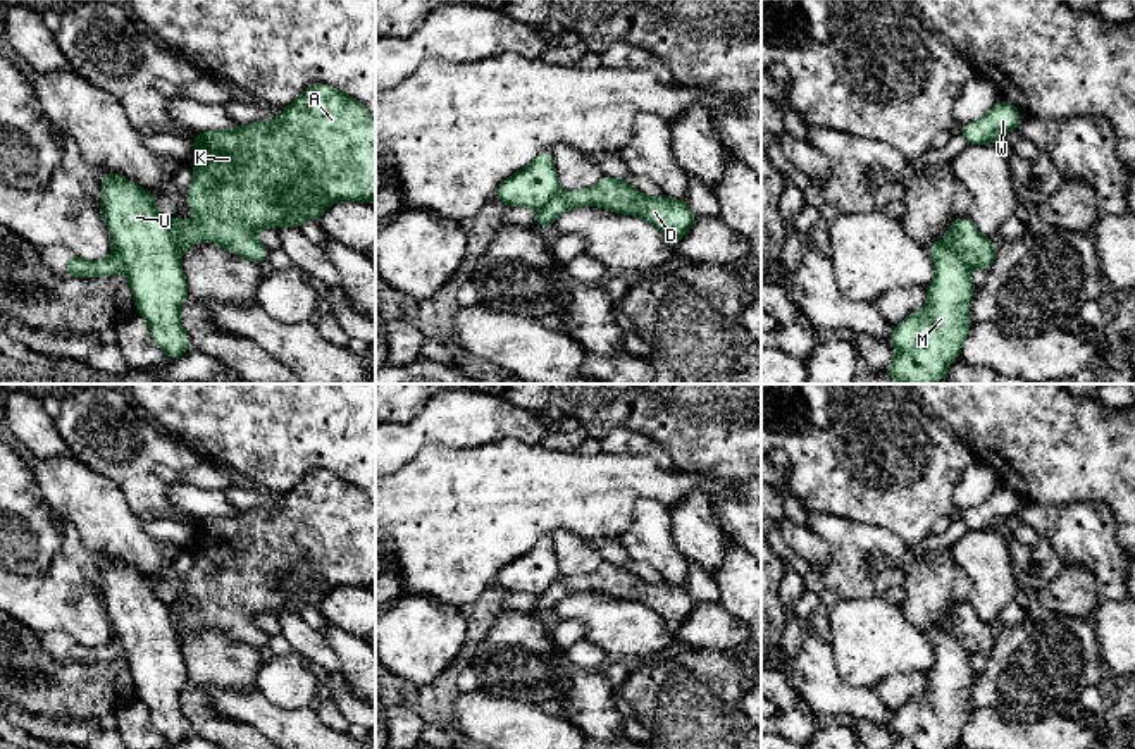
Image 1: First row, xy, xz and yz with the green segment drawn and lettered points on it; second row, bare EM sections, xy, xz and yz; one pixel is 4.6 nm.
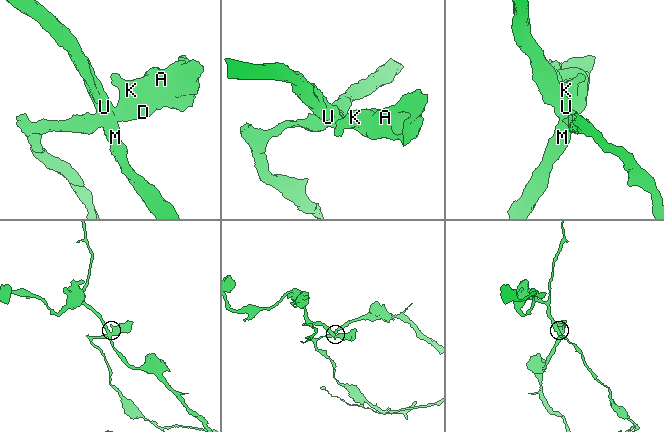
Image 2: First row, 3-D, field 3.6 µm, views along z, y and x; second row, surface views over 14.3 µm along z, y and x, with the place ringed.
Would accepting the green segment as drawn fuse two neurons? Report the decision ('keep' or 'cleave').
cleave

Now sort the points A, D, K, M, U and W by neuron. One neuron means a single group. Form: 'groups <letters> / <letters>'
groups A D K W / M U

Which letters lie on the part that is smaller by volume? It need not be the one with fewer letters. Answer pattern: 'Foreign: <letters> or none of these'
Foreign: A, D, K, W

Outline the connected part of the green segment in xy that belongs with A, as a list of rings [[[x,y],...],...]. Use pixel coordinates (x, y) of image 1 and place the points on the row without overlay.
[[[324,468],[310,470],[293,489],[279,496],[276,506],[257,506],[229,517],[205,517],[193,523],[191,551],[195,565],[188,573],[188,592],[195,608],[171,604],[177,641],[200,627],[214,627],[224,635],[255,649],[269,644],[269,635],[255,618],[262,613],[298,613],[319,606],[326,594],[339,585],[375,589],[375,506],[362,487]]]

